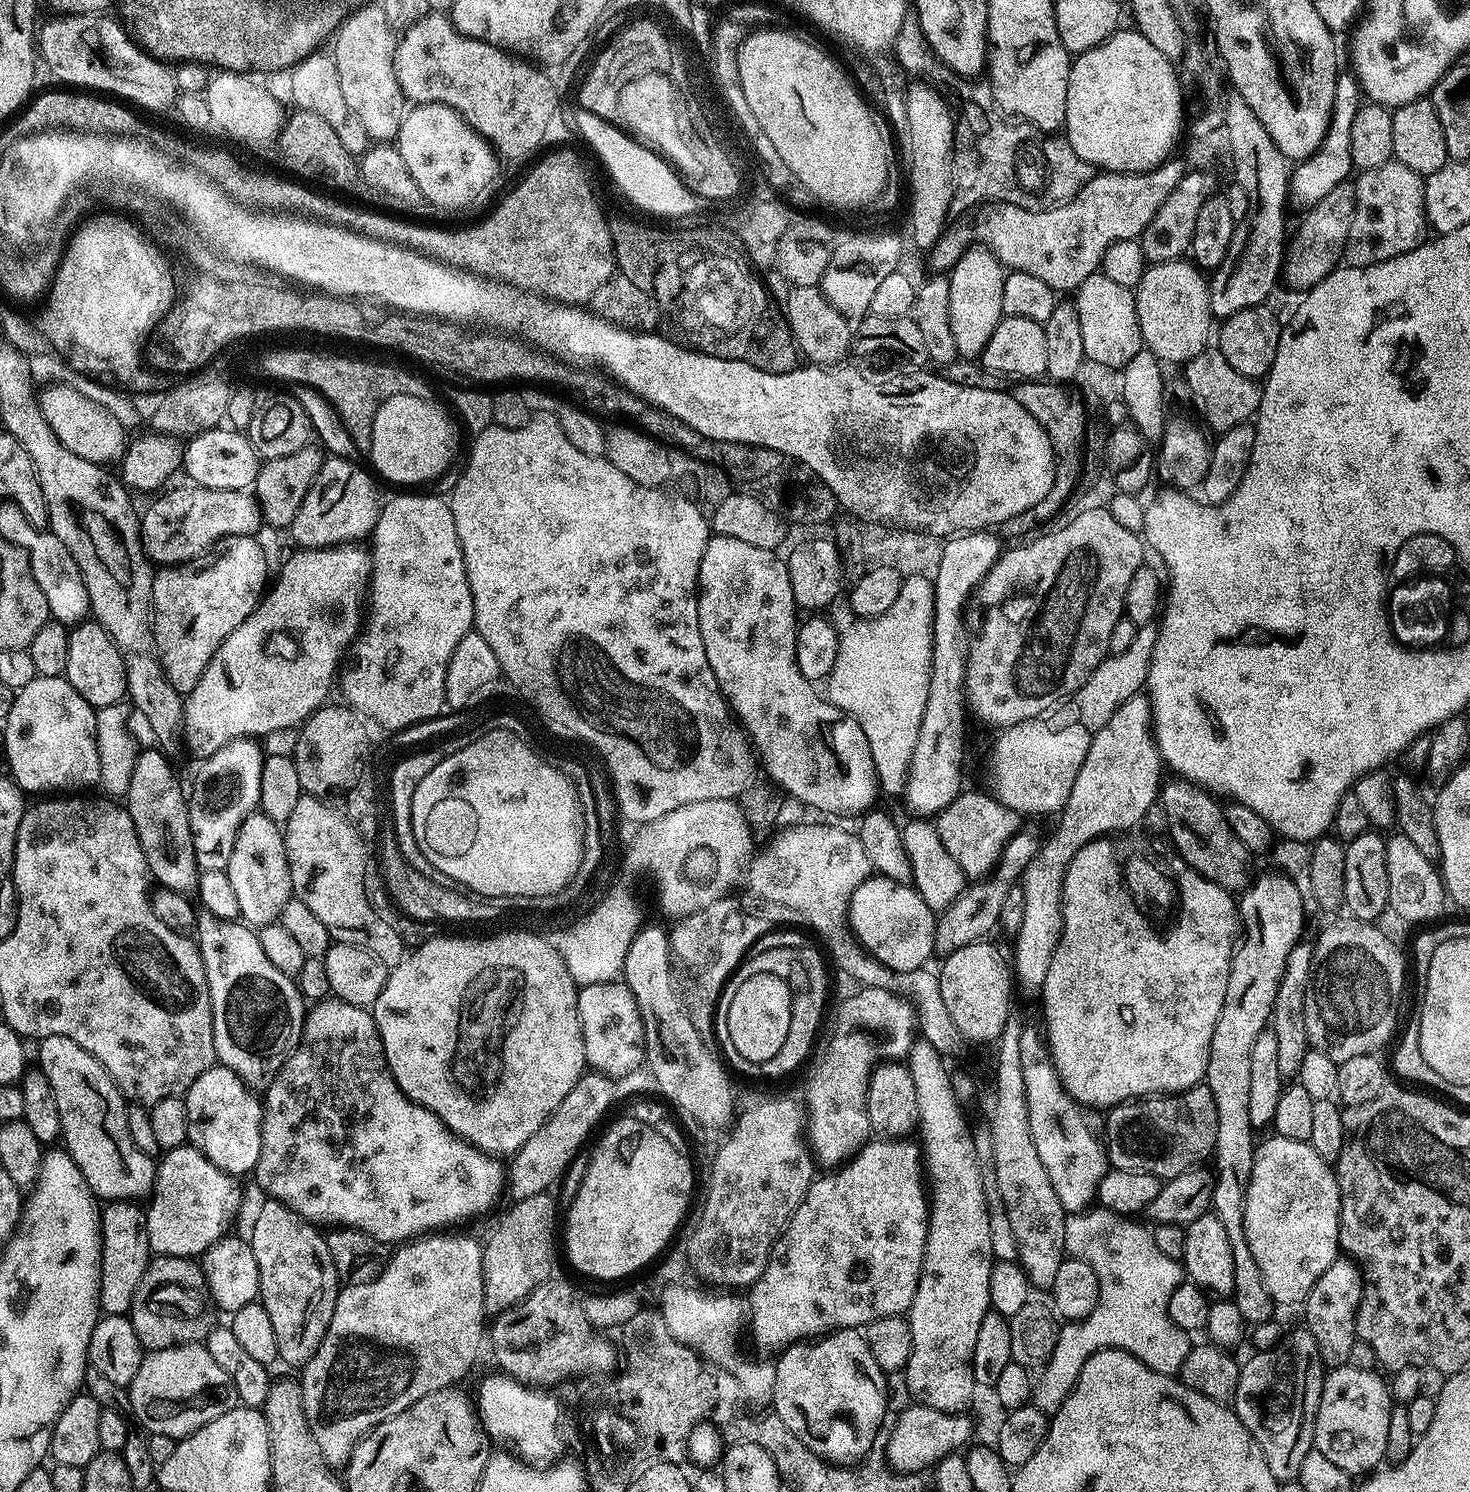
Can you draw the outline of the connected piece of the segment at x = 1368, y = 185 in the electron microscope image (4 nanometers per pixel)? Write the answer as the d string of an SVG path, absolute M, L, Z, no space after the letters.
M1389 162L1377 168L1363 169L1355 177L1354 187L1356 209L1342 257L1347 267L1365 268L1371 264L1386 262L1398 254L1406 254L1421 243L1425 235L1423 232L1426 232L1426 217L1424 182L1417 172Z

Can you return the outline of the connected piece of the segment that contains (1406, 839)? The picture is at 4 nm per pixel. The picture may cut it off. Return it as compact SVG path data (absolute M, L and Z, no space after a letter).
M1396 834L1400 836L1388 836L1386 840L1386 874L1388 875L1388 908L1396 911L1404 920L1412 924L1423 925L1423 920L1436 922L1444 912L1444 900L1446 904L1446 893L1444 891L1443 875L1432 860L1415 844L1413 837L1408 834Z

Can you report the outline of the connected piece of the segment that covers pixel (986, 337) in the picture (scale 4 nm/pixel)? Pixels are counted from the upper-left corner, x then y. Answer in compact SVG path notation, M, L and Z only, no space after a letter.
M972 246L961 252L956 265L950 270L950 331L954 334L956 351L961 357L976 358L983 352L986 342L990 342L990 334L1000 324L1004 311L1002 310L1002 286L1006 268L1000 265L998 257L984 246Z

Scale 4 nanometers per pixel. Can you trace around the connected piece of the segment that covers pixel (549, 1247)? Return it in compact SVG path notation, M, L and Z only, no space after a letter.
M540 1192L537 1196L527 1196L525 1200L517 1200L512 1209L500 1220L500 1225L492 1232L484 1249L484 1311L488 1314L499 1314L508 1308L515 1308L521 1300L533 1292L539 1284L553 1275L552 1263L556 1260L556 1240L558 1244L558 1228L556 1232L556 1200L548 1192Z

